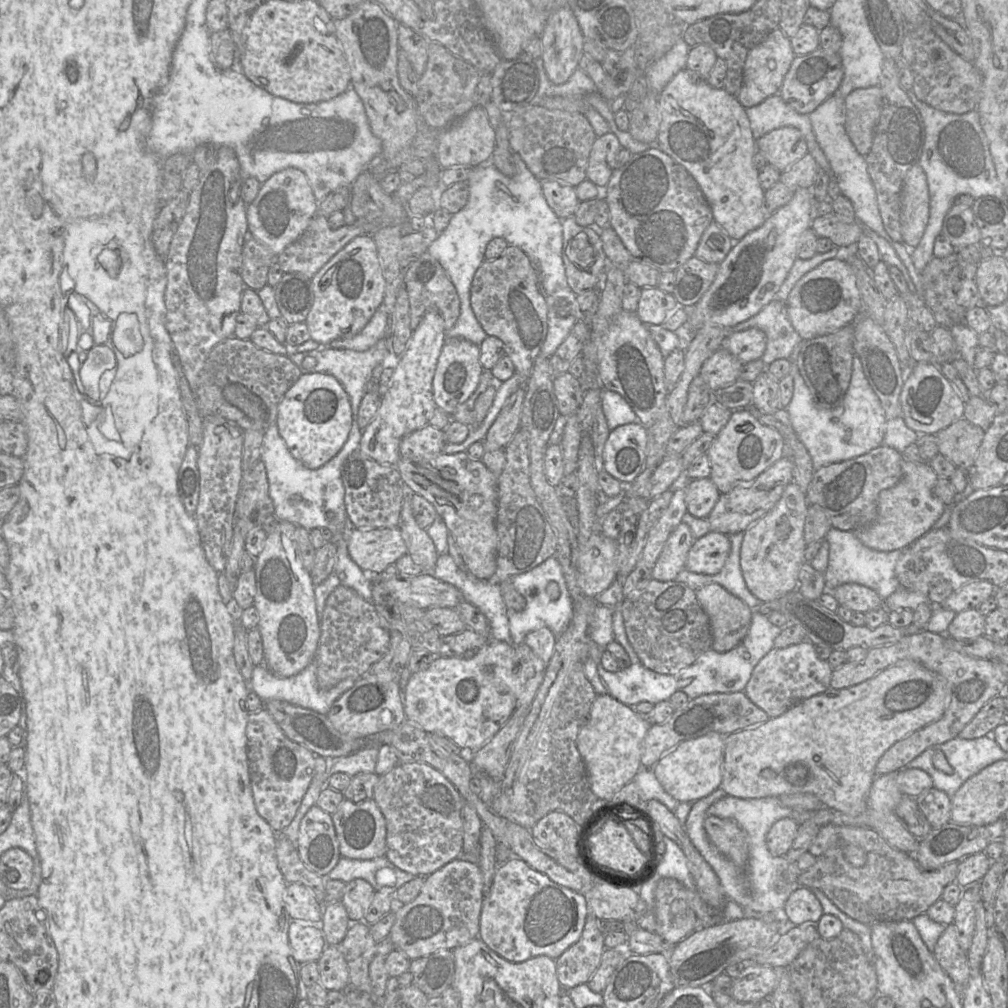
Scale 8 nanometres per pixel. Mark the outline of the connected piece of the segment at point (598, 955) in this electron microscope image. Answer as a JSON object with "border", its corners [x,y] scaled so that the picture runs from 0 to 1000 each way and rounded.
{"border":[[[583,906],[574,933],[551,952],[553,969],[559,981],[582,975],[593,961],[600,942],[600,927],[594,921],[595,913]]]}

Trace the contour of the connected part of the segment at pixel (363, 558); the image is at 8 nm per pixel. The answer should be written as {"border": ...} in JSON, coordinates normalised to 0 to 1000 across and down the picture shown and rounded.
{"border":[[[396,523],[351,525],[345,537],[348,555],[367,571],[378,569],[404,547]]]}

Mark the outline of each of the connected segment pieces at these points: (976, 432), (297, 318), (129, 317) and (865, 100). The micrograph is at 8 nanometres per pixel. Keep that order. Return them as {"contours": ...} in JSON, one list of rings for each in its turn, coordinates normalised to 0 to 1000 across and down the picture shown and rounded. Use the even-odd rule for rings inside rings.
{"contours":[[[[954,414],[928,432],[932,449],[948,463],[960,466],[967,457],[976,430],[973,424]]],[[[282,271],[272,285],[276,307],[286,322],[303,319],[312,298],[309,277],[300,271]]],[[[121,311],[118,313],[115,325],[110,320],[109,329],[112,331],[113,343],[122,351],[129,354],[142,345],[142,334],[136,313],[132,311]]],[[[872,84],[848,88],[838,98],[838,129],[855,155],[864,149],[874,108]]]]}

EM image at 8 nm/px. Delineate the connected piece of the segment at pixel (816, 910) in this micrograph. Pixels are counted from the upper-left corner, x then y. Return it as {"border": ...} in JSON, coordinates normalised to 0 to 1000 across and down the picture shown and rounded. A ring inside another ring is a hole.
{"border":[[[794,879],[784,887],[778,898],[778,905],[788,918],[811,917],[817,907],[813,893],[800,879]]]}

